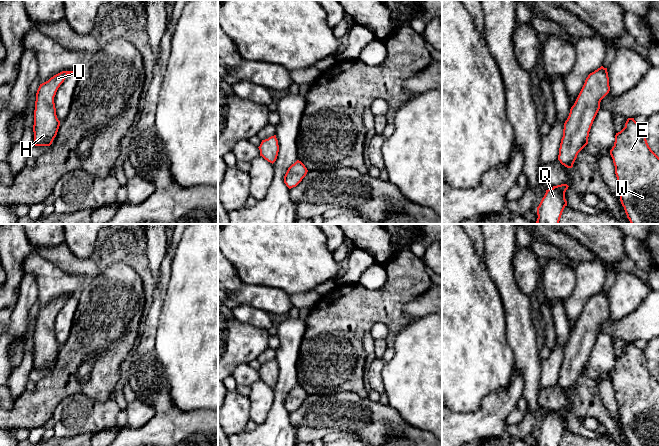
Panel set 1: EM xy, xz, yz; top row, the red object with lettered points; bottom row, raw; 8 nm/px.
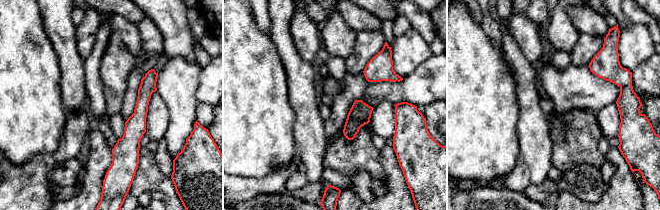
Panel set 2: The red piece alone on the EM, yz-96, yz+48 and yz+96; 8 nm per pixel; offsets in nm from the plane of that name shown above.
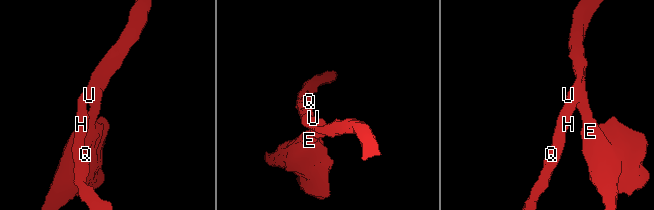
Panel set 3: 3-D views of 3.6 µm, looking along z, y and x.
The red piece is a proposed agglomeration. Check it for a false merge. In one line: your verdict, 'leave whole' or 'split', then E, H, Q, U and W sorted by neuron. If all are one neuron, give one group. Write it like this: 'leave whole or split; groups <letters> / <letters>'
leave whole; groups E H Q U W

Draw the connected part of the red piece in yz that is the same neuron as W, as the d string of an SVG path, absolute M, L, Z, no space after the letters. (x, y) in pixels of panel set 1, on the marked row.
M628 118L625 127L615 135L610 155L615 166L620 201L631 224L659 224L659 157L651 150L643 126Z

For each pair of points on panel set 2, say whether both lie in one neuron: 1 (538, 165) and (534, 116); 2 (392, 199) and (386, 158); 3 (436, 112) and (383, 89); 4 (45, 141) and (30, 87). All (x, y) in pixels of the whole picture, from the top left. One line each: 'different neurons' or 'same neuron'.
1: same neuron
2: same neuron
3: different neurons
4: same neuron

